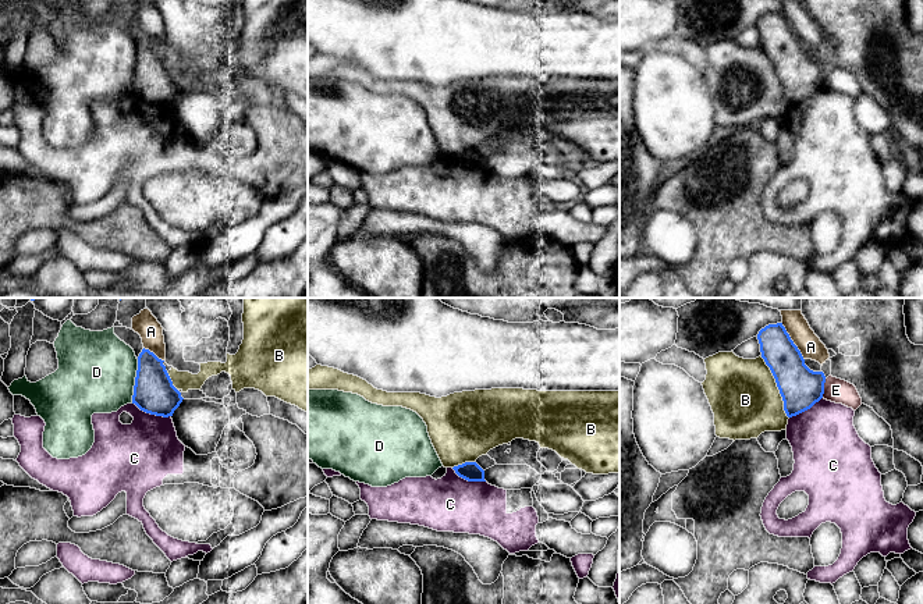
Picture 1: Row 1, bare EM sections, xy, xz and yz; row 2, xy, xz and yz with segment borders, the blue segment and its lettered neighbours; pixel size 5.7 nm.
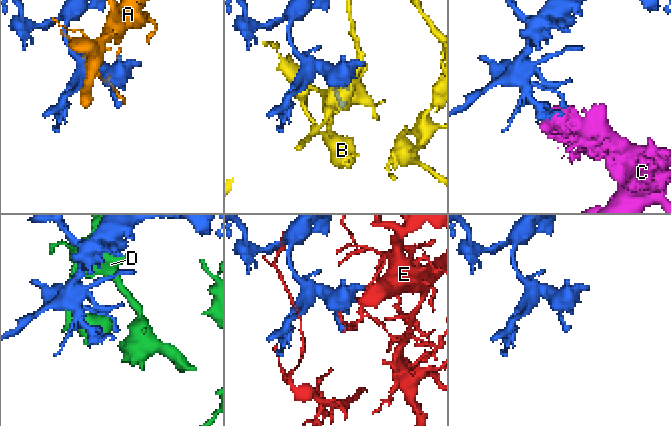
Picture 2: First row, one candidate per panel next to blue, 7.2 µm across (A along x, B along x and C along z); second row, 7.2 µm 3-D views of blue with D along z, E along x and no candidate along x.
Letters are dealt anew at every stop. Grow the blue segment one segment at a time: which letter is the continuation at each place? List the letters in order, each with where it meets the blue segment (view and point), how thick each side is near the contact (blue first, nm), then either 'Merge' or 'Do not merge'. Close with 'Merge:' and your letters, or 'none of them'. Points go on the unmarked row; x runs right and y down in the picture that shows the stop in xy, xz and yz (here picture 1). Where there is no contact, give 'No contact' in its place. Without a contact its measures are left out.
A: Touches blue at yz (792, 29). Thickness 220 nm (blue) against 140 nm. Do not merge
B: Touches blue at yz (777, 74). Thickness 240 nm (blue) against 400 nm. Do not merge
C: Touches blue at xy (152, 102). Thickness 240 nm (blue) against 380 nm. Do not merge
D: Touches blue at xy (135, 70). Thickness 240 nm (blue) against 460 nm. Do not merge
E: Touches blue at yz (823, 77). Thickness 240 nm (blue) against 140 nm. Do not merge
Merge: none of them

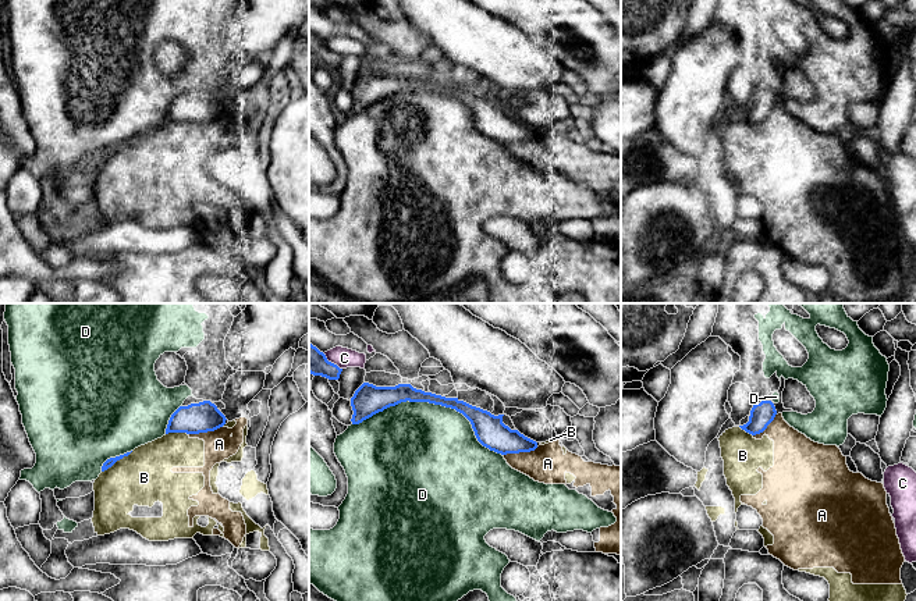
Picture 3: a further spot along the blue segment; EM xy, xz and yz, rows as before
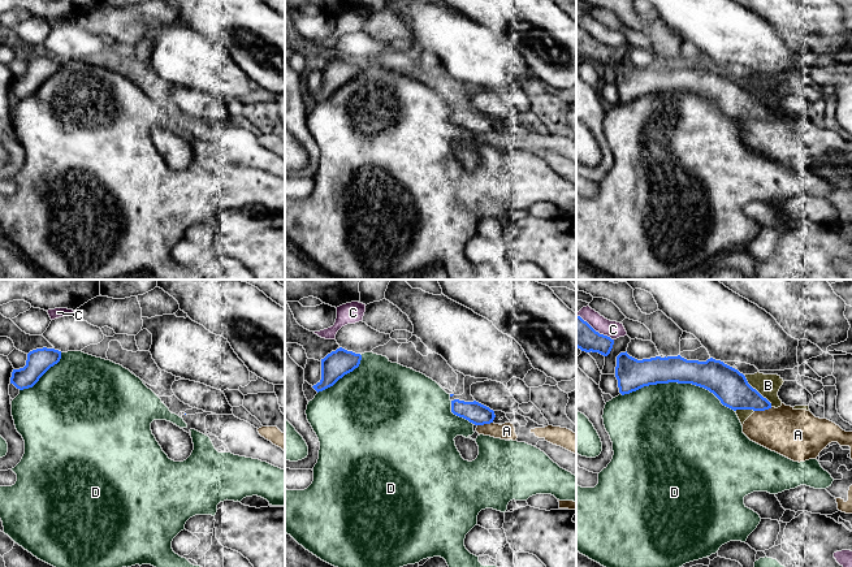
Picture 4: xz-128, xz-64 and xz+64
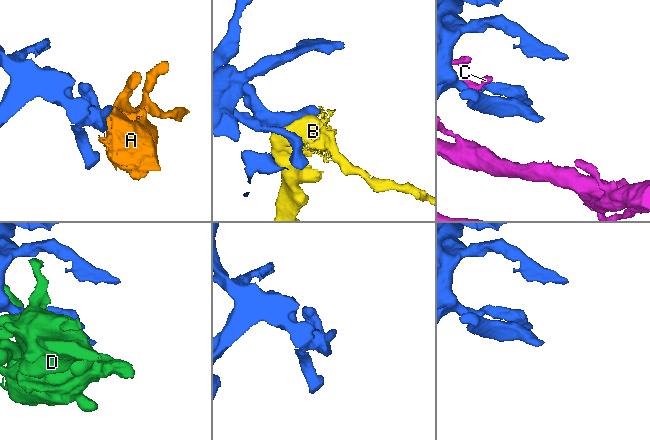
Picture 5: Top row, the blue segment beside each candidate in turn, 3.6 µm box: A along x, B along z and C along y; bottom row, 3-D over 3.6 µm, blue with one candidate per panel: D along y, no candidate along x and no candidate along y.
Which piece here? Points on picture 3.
A: Touches blue at xz (519, 139). Thickness 180 nm (blue) against 220 nm. Do not merge
B: Touches blue at xy (117, 148). Thickness 50 nm (blue) against 320 nm. Do not merge
C: Touches blue at xz (330, 50). Thickness 160 nm (blue) against 120 nm. Do not merge
D: Touches blue at xz (432, 91). Thickness 110 nm (blue) against 480 nm. Do not merge
Merge: none of them

